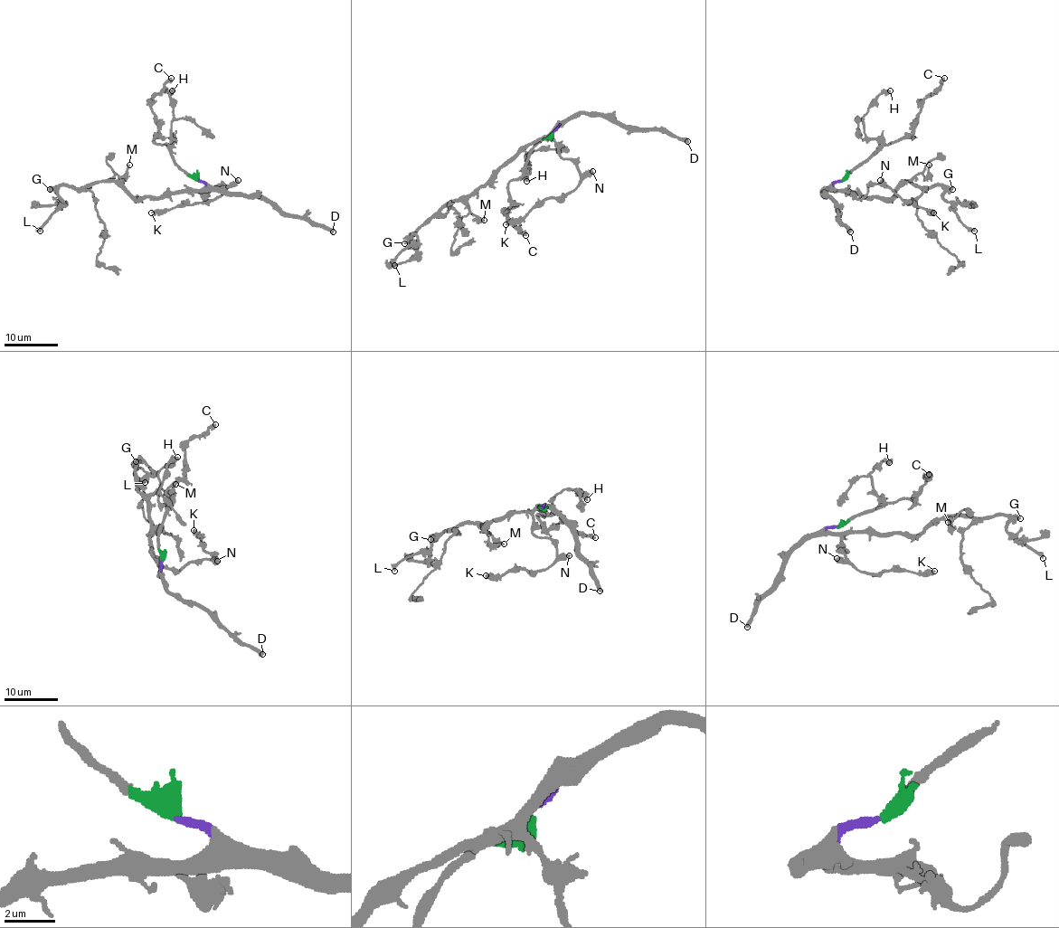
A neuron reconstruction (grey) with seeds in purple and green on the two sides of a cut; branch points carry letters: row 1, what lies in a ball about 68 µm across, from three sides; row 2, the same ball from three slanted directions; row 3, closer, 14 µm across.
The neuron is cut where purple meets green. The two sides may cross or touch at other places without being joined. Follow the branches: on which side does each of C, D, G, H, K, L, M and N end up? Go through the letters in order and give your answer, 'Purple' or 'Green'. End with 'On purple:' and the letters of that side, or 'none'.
C: Green
D: Purple
G: Purple
H: Green
K: Purple
L: Purple
M: Purple
N: Purple
On purple: D, G, K, L, M, N

